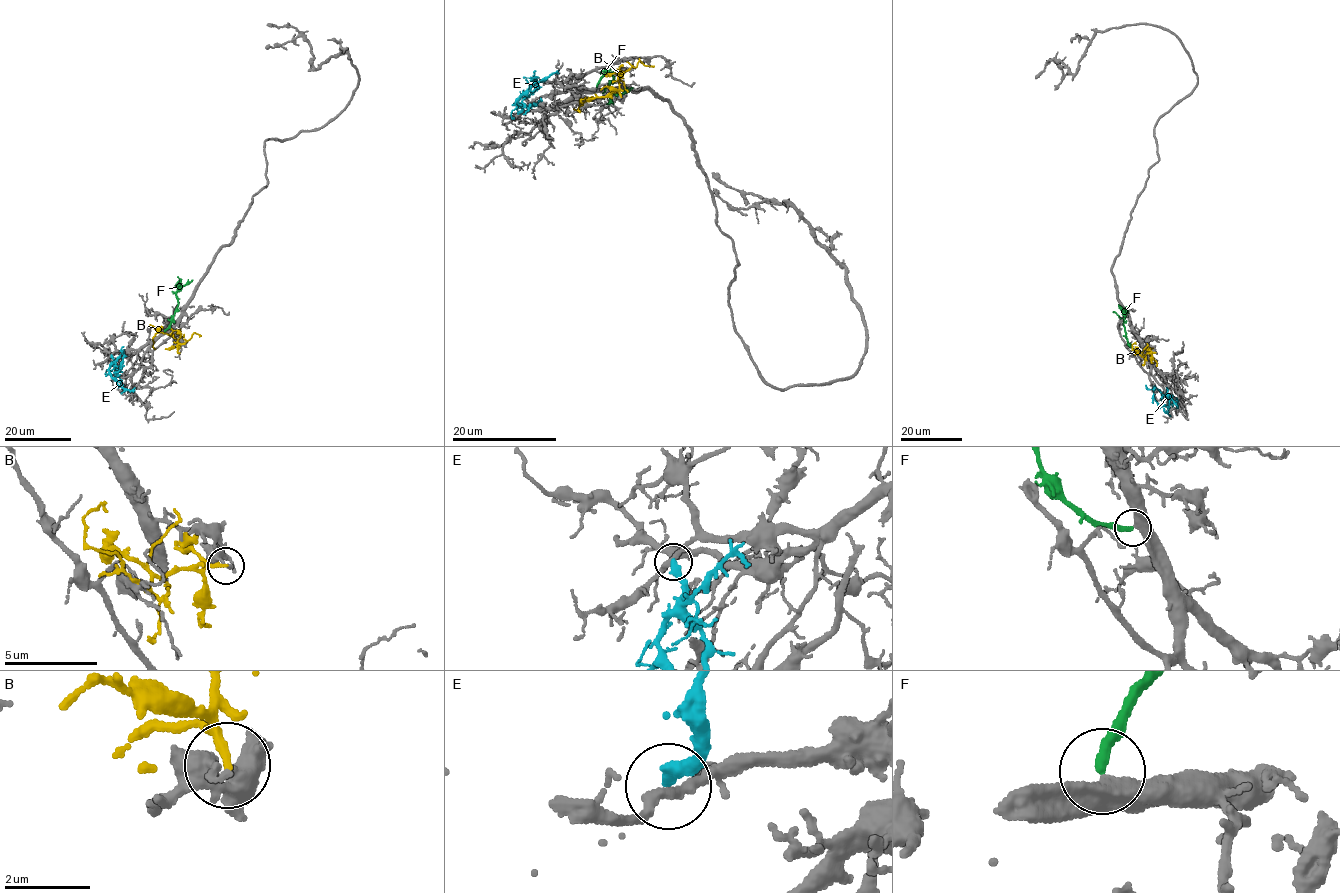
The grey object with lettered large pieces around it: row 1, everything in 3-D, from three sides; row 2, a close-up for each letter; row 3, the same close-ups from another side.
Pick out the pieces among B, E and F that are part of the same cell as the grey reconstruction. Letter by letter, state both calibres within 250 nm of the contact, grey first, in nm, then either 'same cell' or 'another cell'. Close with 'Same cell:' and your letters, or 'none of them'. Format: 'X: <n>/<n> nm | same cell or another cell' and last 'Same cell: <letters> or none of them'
B: 100/180 nm | another cell
E: 240/360 nm | another cell
F: 460/240 nm | same cell
Same cell: F

